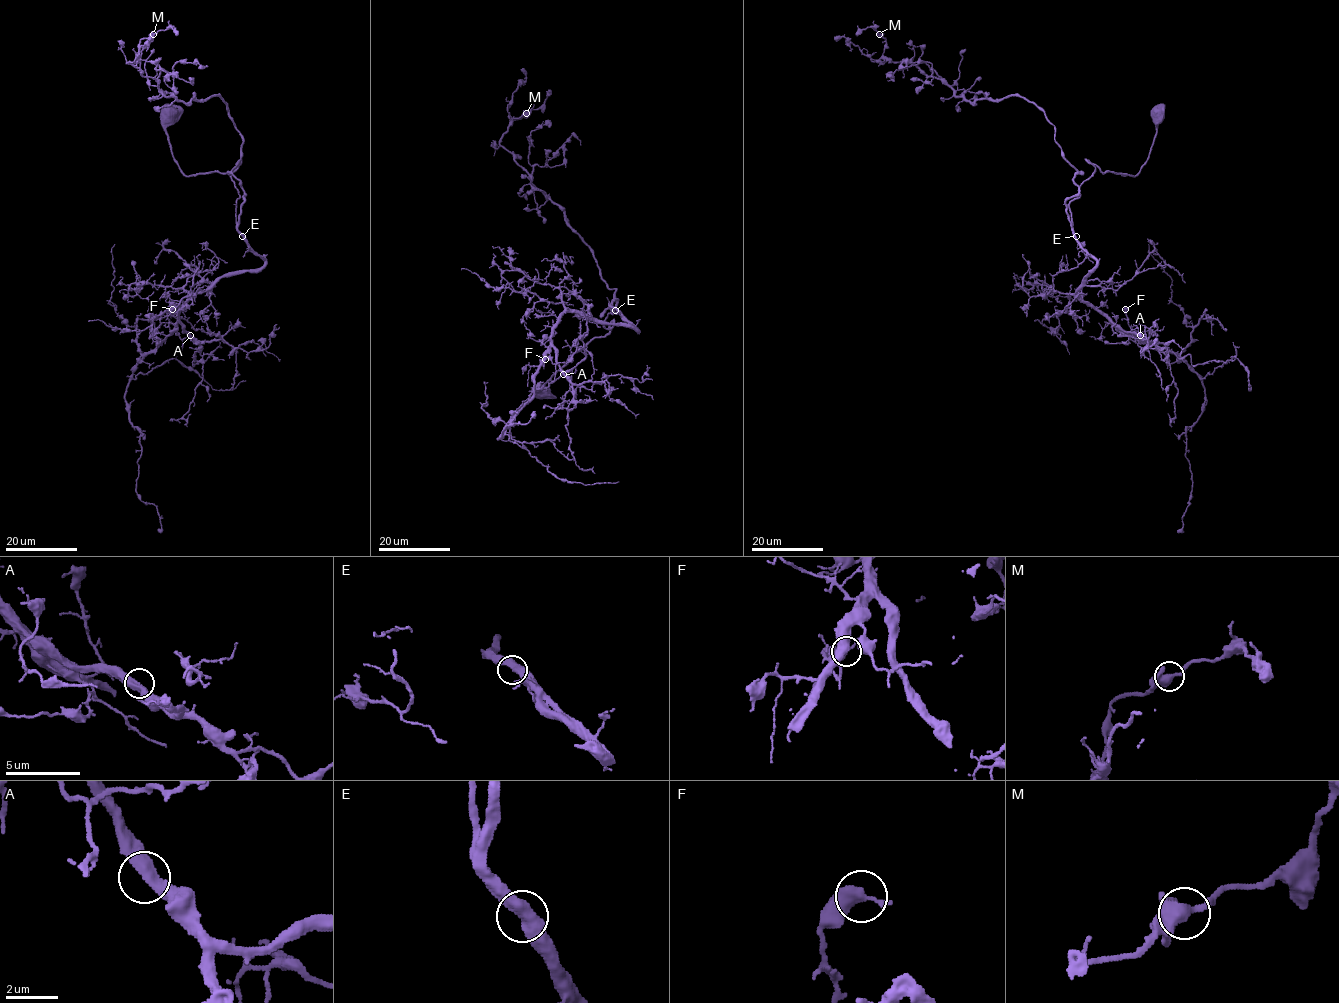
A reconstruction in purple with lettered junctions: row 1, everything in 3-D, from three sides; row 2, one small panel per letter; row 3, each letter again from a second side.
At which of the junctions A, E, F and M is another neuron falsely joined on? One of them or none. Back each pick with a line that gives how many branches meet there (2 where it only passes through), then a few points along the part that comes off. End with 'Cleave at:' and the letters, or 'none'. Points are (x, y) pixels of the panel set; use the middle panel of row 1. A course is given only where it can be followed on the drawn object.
Cleave at: none

